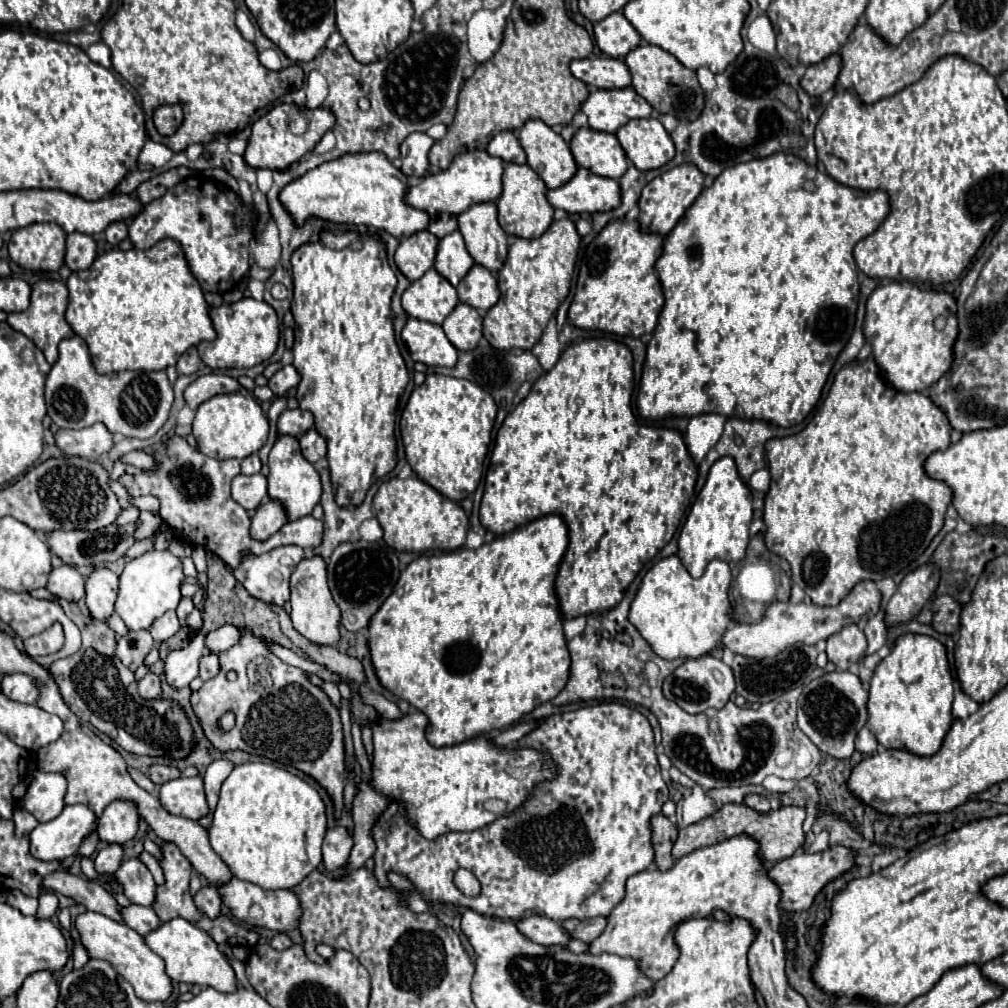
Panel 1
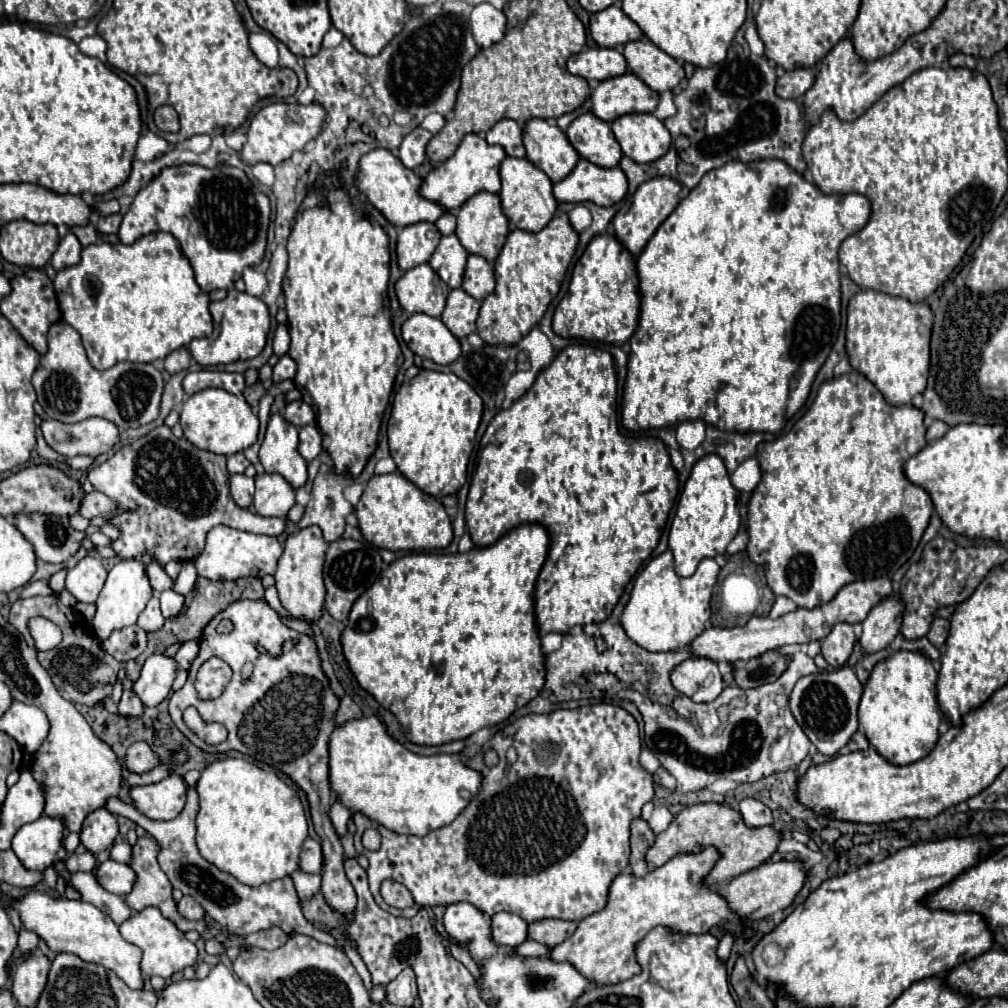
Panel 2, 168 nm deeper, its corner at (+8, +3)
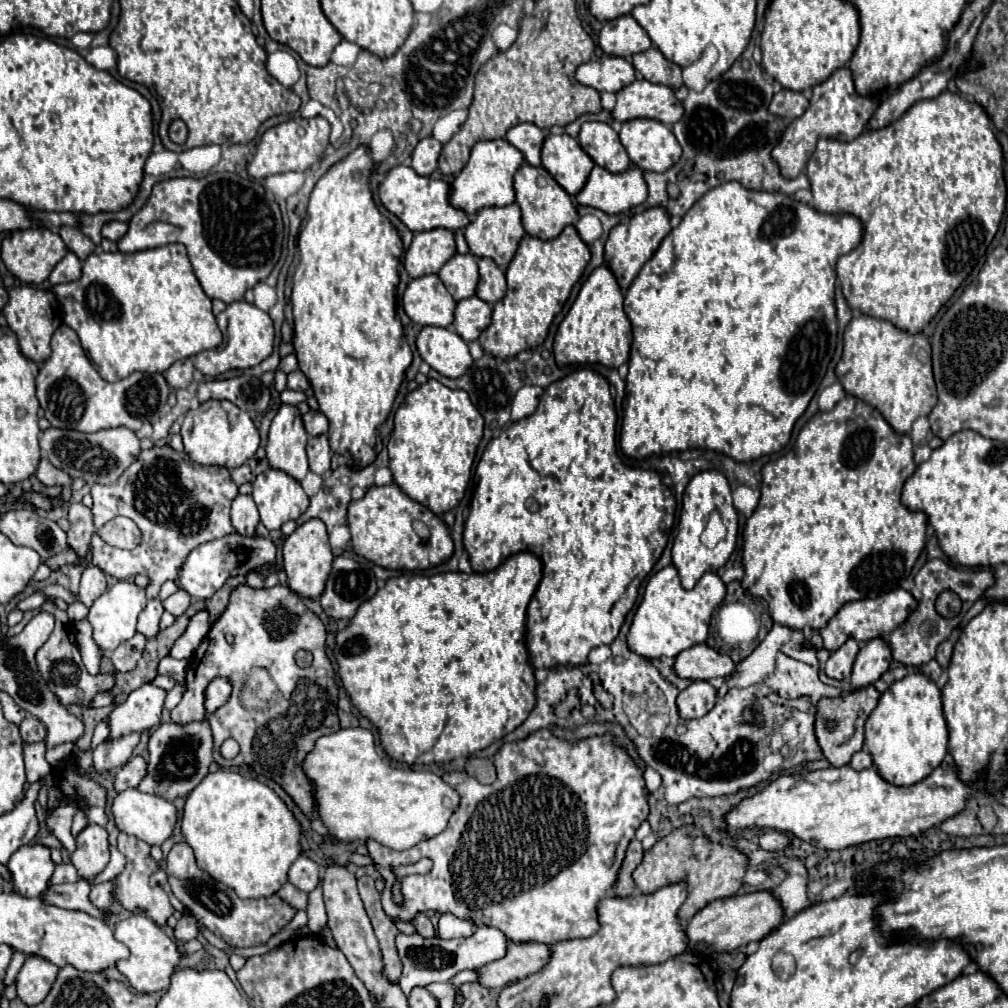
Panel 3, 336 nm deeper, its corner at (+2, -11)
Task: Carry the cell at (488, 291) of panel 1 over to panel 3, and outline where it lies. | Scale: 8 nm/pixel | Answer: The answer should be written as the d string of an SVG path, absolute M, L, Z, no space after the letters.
M480 258L478 268L480 268L480 282L476 288L476 296L488 304L496 304L506 292L504 272L500 272L498 266L488 258Z

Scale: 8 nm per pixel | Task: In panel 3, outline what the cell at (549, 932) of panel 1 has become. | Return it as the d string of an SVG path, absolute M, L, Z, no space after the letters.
M480 926L470 938L460 938L460 940L440 940L438 936L424 940L420 934L414 936L396 936L396 946L404 964L402 978L400 978L400 988L406 996L410 996L414 986L428 986L432 982L448 982L454 974L466 970L466 968L482 968L494 960L500 960L508 952L510 940L500 932L498 928L492 926Z

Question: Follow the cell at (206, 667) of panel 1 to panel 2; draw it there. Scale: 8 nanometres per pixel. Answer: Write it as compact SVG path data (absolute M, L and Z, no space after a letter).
M190 640L190 642L184 642L184 644L178 648L174 660L176 660L176 664L178 664L180 668L188 670L190 664L192 664L192 660L196 658L196 654L198 654L198 642L196 642L196 640Z

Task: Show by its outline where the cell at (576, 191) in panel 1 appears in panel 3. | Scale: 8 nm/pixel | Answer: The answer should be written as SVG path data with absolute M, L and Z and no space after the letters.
M594 166L584 188L574 196L582 206L598 208L606 214L620 214L648 198L648 188L642 178L642 170L630 166L622 174L610 174L600 166Z

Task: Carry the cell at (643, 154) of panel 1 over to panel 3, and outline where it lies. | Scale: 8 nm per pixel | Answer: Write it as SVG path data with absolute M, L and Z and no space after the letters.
M636 118L622 124L620 142L630 162L646 172L664 172L680 160L680 144L672 130L658 120Z

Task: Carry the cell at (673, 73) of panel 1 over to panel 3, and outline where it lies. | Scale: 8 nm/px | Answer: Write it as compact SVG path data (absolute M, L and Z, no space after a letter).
M650 48L646 52L632 56L632 66L644 76L644 80L652 84L662 84L672 90L678 90L682 82L682 68L664 58L658 48Z

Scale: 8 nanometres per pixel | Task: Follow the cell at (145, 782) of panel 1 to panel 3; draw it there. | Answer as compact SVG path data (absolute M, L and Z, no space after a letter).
M160 724L160 728L152 734L150 744L148 744L148 774L140 782L138 790L156 794L166 800L176 800L178 798L178 788L180 796L190 794L202 778L208 774L208 766L212 764L212 734L208 732L208 724Z

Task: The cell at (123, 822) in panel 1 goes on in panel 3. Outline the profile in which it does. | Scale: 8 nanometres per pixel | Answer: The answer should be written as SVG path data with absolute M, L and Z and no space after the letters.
M88 824L84 832L76 838L76 852L72 854L72 864L82 878L92 878L100 874L110 860L110 844L106 828L98 824Z

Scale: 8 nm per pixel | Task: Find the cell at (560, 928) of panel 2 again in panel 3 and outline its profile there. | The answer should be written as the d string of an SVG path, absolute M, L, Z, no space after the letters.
M512 942L508 946L508 956L478 968L480 984L486 988L504 988L508 982L522 980L550 962L552 950L548 944L540 942Z

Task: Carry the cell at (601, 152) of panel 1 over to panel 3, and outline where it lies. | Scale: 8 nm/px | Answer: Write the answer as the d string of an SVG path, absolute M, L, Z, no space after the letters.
M584 122L578 134L578 142L580 142L580 148L600 168L612 174L620 174L630 168L630 158L610 124Z

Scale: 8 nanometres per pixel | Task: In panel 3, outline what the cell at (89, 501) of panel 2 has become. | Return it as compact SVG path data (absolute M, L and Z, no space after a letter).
M82 502L72 504L70 512L68 512L68 520L70 520L70 530L66 532L68 544L78 556L82 556L82 554L86 554L90 538L96 532L92 510L86 508Z

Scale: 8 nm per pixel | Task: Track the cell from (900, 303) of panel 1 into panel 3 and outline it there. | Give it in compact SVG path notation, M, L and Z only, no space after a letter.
M860 314L848 324L844 332L844 354L836 366L836 376L848 394L878 408L900 434L908 434L912 422L928 416L936 404L928 336L924 332L910 334L888 320L868 314Z

